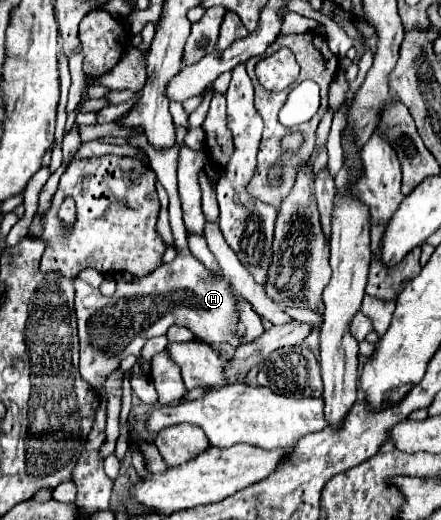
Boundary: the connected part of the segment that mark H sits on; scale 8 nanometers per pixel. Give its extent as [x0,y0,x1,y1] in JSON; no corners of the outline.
[74,135,244,389]

